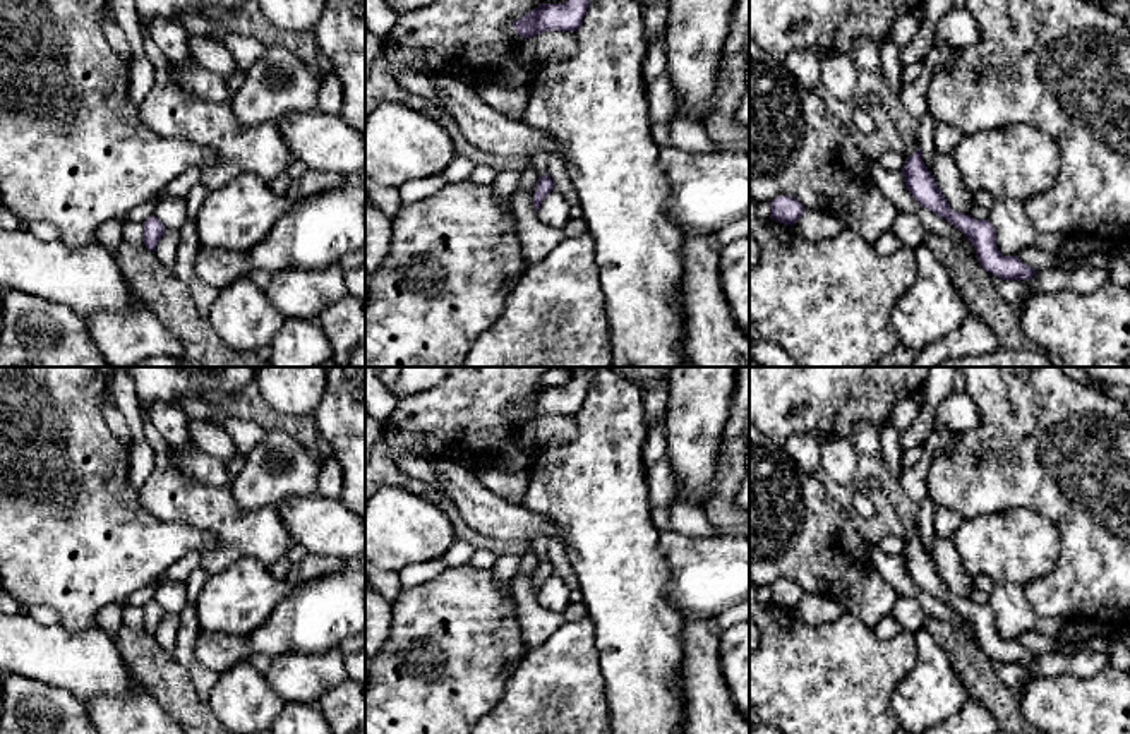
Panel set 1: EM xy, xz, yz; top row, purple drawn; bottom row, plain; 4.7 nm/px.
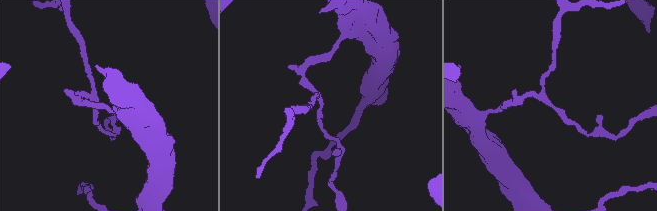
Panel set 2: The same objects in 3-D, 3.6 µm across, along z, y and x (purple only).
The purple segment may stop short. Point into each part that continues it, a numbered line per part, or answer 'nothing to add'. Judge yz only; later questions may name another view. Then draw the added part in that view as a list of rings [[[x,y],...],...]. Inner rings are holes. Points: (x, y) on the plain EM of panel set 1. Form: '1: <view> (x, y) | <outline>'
nothing to add

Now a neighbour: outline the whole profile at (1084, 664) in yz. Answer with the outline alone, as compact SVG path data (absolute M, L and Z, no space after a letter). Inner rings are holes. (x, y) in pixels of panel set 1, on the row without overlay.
M1082 650L1075 655L1041 653L1031 664L1020 664L1029 672L1031 679L1058 677L1072 674L1077 677L1094 677L1109 669L1109 660L1104 652Z

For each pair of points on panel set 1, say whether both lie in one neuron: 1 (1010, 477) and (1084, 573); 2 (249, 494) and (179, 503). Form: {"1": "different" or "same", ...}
{"1": "same", "2": "different"}

